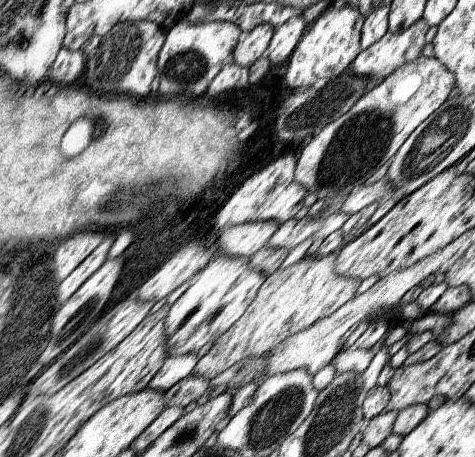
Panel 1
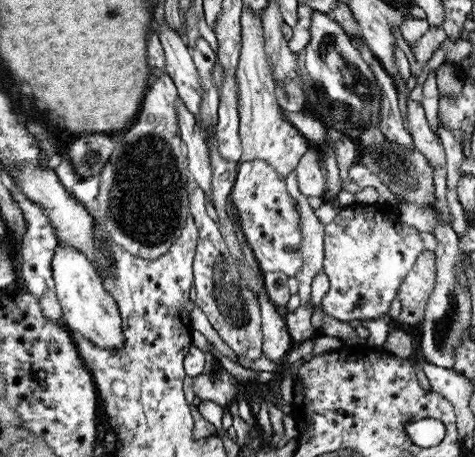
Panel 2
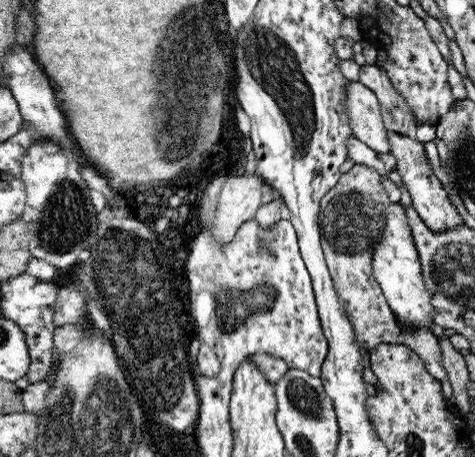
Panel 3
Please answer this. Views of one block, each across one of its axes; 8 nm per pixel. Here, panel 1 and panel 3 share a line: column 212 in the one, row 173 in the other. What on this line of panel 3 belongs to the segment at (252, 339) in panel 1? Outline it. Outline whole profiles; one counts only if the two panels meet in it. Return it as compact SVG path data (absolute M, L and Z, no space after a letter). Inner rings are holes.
M354 164L352 170L342 174L332 192L326 192L320 206L320 228L322 228L322 250L340 304L350 318L356 340L362 350L372 352L380 344L398 344L402 330L398 328L396 316L386 302L380 284L374 280L374 252L376 244L384 238L386 212L392 206L378 170L362 164Z

